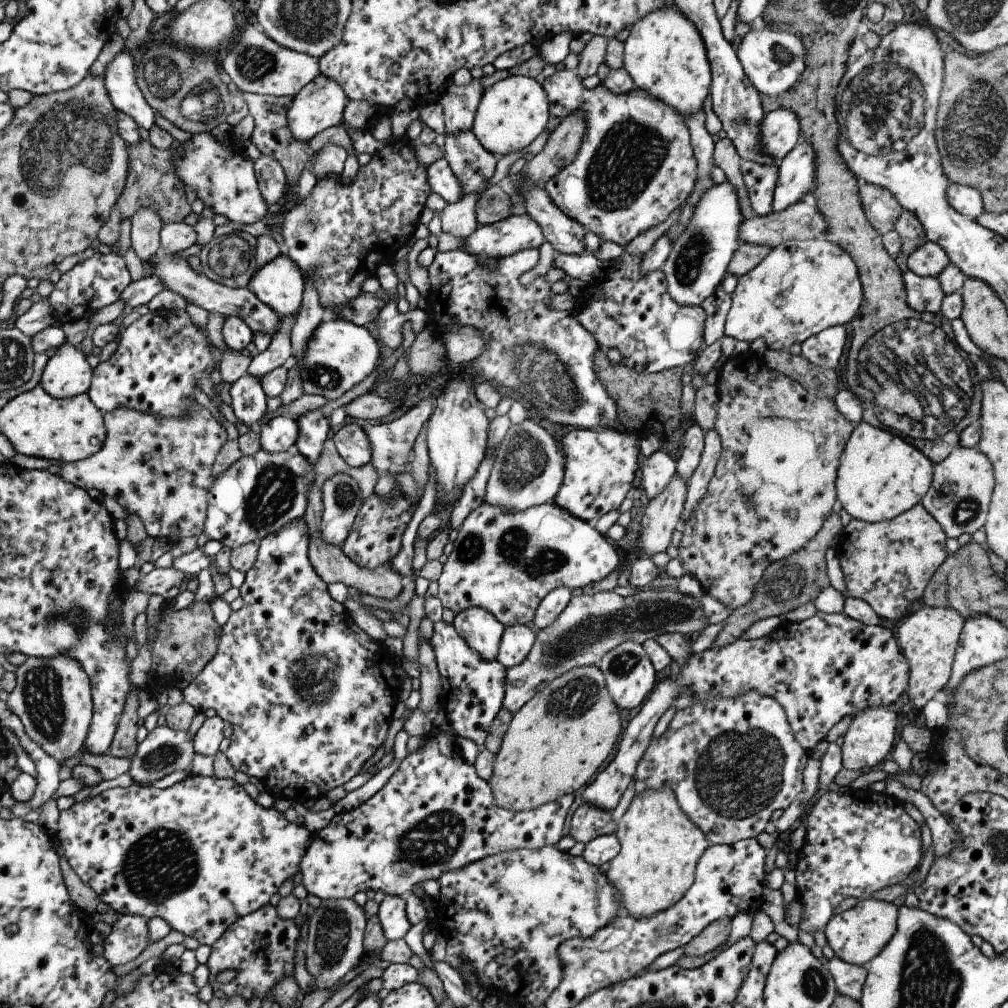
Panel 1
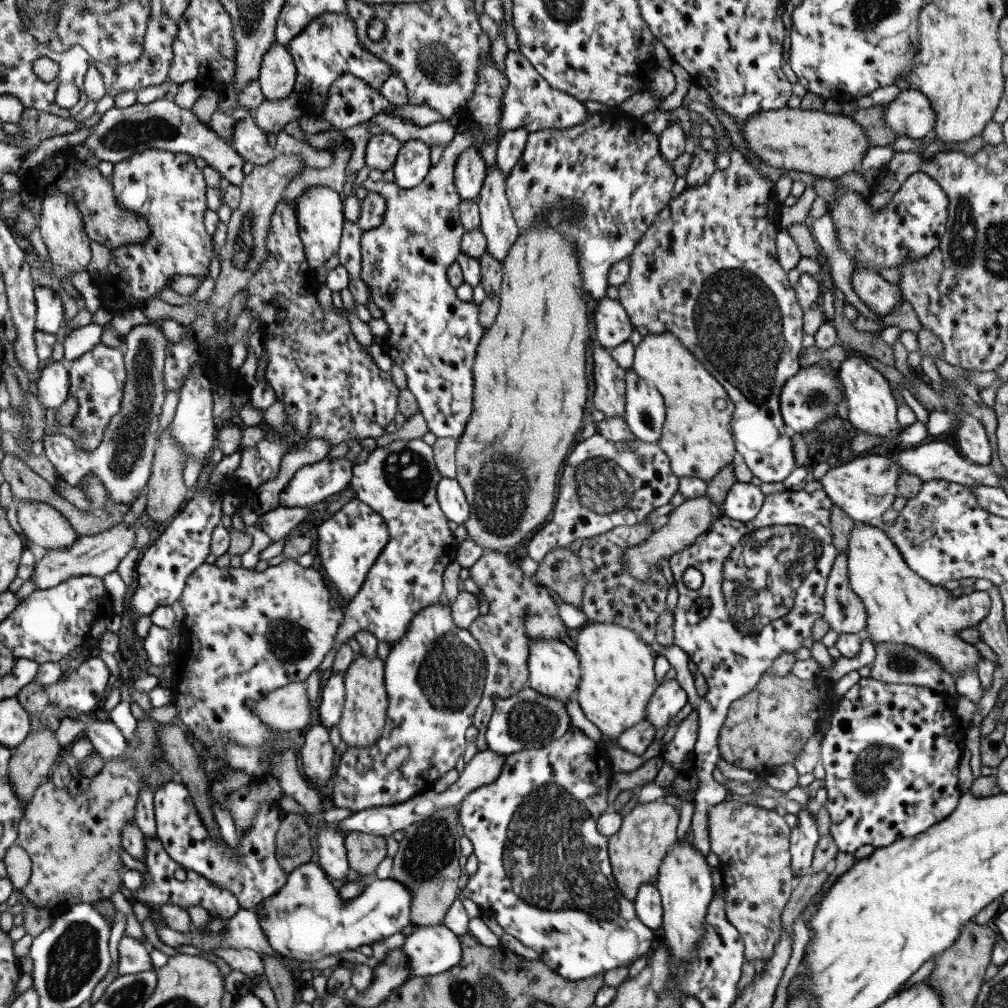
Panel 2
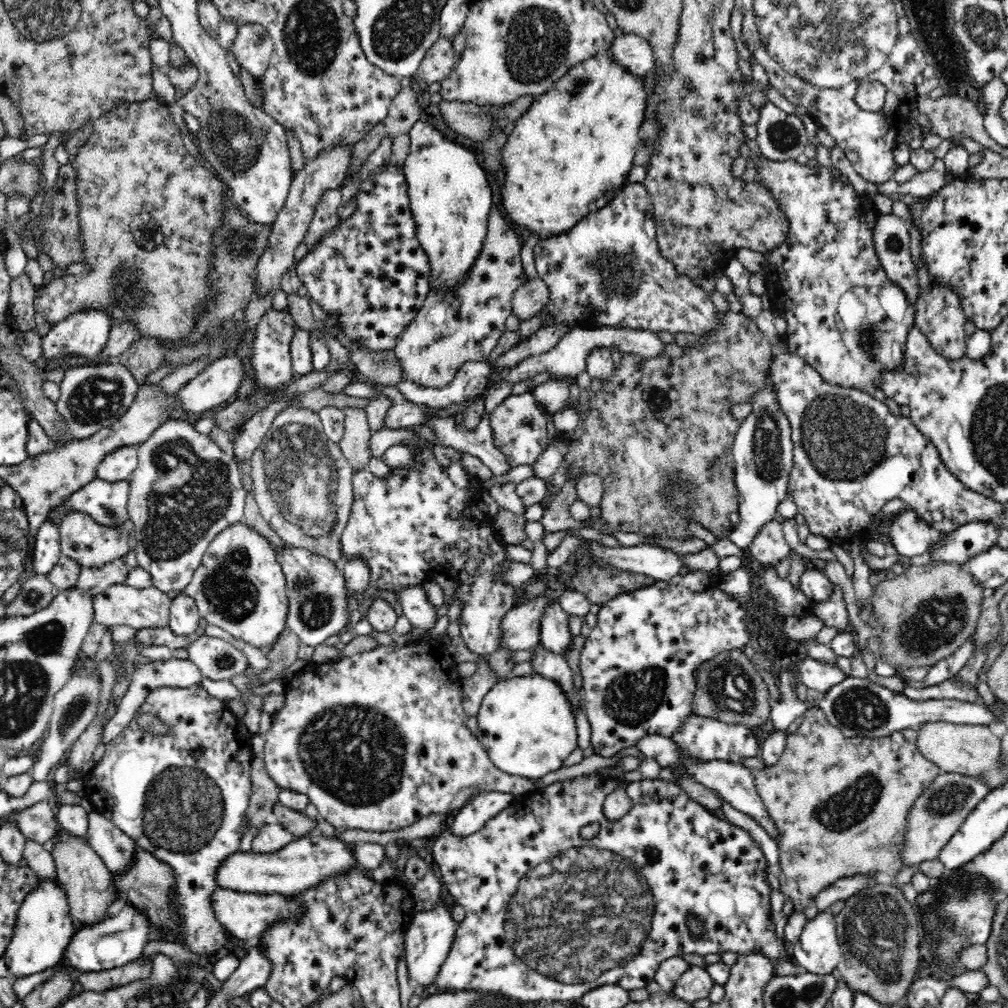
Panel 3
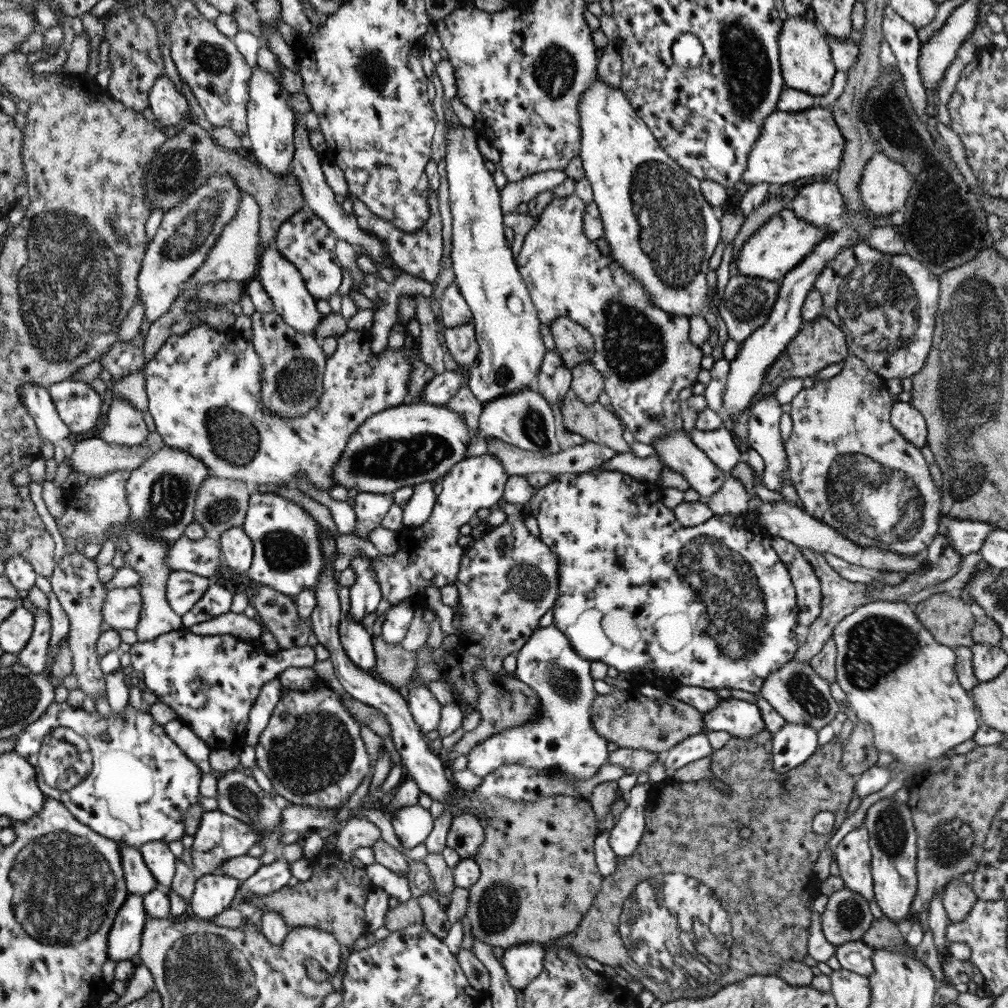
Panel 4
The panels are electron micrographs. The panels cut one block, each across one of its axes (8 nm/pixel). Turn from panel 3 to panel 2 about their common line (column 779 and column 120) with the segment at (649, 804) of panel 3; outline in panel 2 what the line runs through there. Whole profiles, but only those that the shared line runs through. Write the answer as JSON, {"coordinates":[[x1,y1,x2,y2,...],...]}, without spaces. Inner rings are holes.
{"coordinates":[[123,936,118,944,118,976,156,970,150,958,150,948,136,938]]}

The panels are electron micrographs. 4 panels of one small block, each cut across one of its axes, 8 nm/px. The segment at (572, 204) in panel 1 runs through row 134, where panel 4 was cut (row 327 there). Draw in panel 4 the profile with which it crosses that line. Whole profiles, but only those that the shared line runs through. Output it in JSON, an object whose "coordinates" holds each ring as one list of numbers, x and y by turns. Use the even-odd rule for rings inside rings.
{"coordinates":[[575,193,566,198,553,198,535,218,515,261,543,324,550,326,558,317,566,317,592,335,595,349,588,362,603,376,603,391,611,400,609,408,638,442,653,446,656,439,683,428,679,392,697,382,702,349,690,340,688,317,657,307,642,283,629,275,610,254,602,255,596,241,586,236,583,221,586,207]]}

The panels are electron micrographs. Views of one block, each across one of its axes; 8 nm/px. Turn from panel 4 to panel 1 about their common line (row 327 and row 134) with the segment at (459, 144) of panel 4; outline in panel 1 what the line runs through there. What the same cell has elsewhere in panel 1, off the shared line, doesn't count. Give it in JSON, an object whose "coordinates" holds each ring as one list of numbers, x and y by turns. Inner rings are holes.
{"coordinates":[[513,75,483,92,471,132,487,152,499,159,526,149,545,132,548,122,549,103,543,87,535,79]]}

